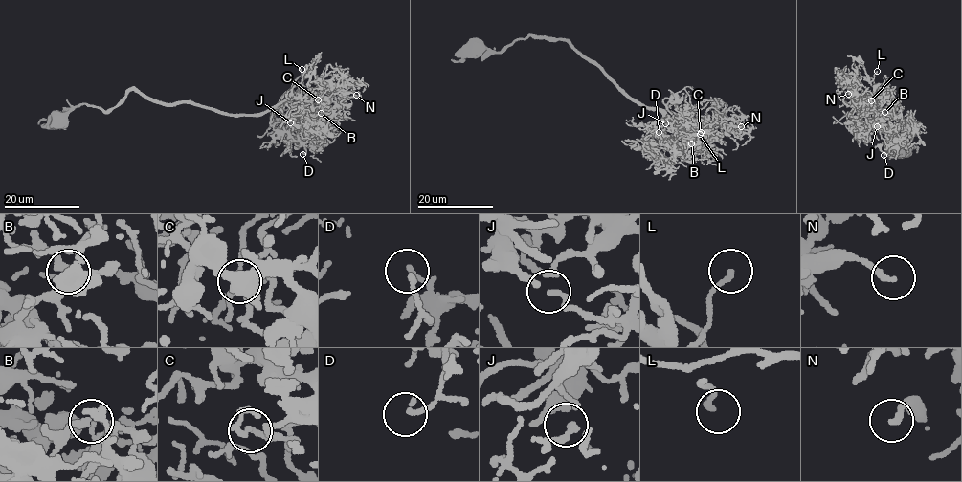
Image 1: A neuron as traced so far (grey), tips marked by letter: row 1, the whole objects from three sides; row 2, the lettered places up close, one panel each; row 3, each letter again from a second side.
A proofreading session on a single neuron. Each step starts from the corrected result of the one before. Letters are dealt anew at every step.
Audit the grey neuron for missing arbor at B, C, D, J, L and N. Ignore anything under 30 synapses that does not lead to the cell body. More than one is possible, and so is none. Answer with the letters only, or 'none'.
none

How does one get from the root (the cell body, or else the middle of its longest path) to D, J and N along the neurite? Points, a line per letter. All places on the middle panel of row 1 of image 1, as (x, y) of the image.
D: (474, 47), (503, 51), (529, 35), (570, 40), (629, 97), (662, 114), (645, 126), (662, 139), (659, 132)
J: (474, 47), (503, 51), (529, 35), (570, 40), (629, 97), (655, 107), (666, 120), (673, 118), (665, 123)
N: (474, 47), (503, 51), (529, 35), (570, 40), (629, 97), (664, 119), (688, 108), (699, 122), (741, 126)

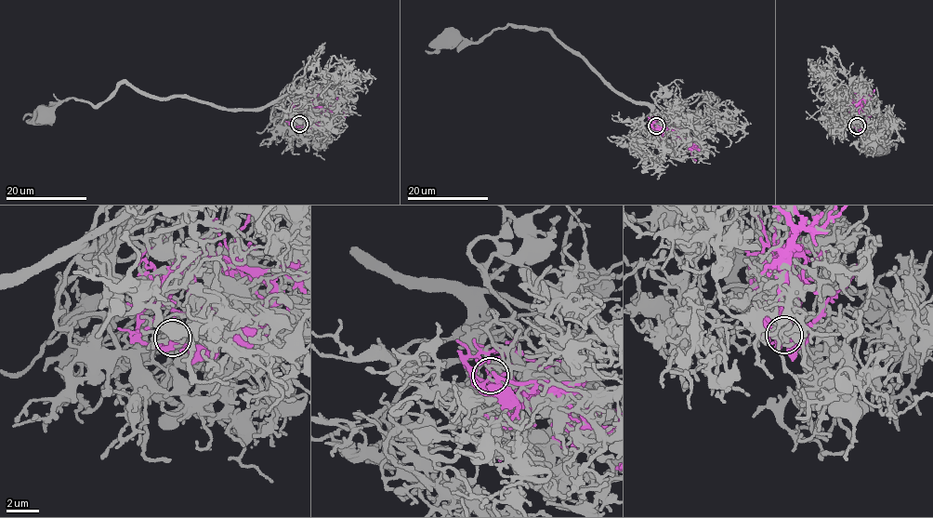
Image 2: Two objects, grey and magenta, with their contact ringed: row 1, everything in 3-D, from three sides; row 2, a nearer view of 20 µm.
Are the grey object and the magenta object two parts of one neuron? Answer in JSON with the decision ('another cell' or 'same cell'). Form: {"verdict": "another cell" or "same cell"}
{"verdict": "another cell"}

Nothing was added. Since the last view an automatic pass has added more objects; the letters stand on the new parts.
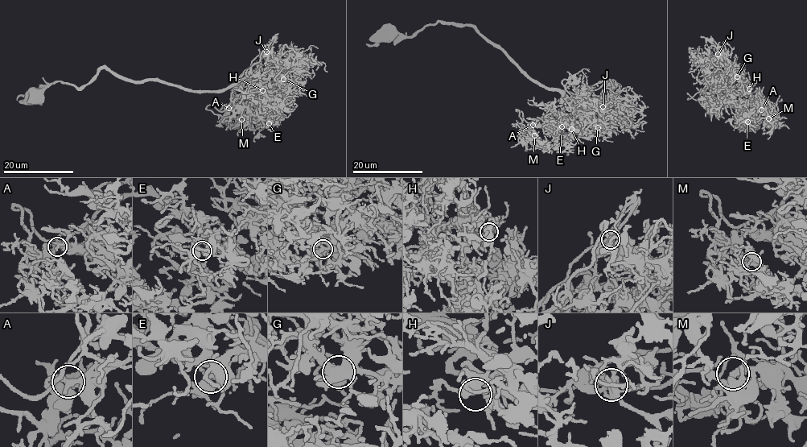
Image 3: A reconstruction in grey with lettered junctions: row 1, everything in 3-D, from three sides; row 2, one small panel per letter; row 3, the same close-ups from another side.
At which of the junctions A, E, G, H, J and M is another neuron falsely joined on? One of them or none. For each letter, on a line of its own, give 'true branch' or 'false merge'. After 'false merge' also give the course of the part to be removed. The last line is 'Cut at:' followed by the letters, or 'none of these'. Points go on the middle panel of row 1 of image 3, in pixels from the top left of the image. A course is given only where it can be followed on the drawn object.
A: true branch
E: true branch
G: true branch
H: true branch
J: true branch
M: true branch
Cut at: none of these

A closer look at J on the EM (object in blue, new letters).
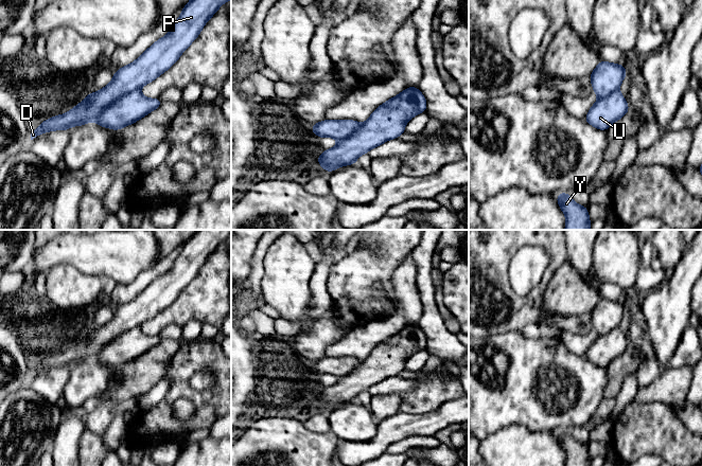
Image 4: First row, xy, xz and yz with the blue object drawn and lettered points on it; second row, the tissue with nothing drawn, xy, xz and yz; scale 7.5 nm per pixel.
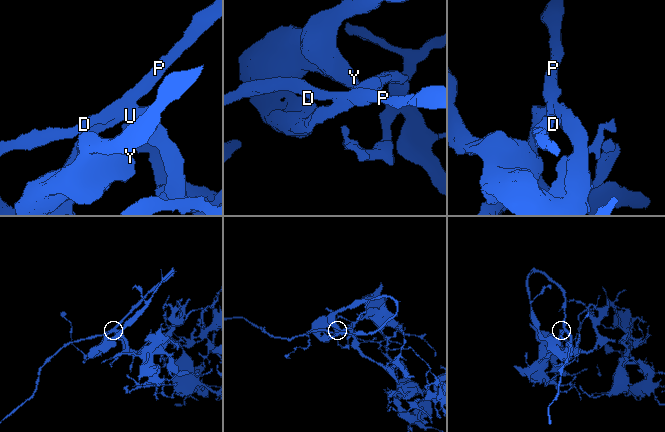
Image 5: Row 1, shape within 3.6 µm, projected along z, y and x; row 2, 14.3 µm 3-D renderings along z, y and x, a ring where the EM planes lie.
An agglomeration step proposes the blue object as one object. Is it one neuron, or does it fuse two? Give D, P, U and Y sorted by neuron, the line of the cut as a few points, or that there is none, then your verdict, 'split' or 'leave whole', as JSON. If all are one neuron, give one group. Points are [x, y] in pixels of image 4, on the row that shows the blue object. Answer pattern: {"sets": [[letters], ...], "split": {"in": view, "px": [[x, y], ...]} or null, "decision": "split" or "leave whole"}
{"sets": [["D", "P", "U", "Y"]], "split": null, "decision": "leave whole"}

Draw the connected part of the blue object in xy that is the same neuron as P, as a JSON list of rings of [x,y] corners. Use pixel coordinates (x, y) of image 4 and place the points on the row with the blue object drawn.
[[[190,0],[164,37],[154,42],[134,62],[118,69],[106,87],[88,93],[83,102],[67,113],[42,122],[31,132],[31,140],[43,132],[67,130],[75,125],[84,126],[90,121],[119,130],[156,110],[162,102],[145,97],[140,92],[141,87],[169,70],[197,38],[206,22],[227,1]]]

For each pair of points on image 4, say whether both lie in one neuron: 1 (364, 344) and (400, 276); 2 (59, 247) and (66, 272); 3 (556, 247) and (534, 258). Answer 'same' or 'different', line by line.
1: same
2: different
3: different

